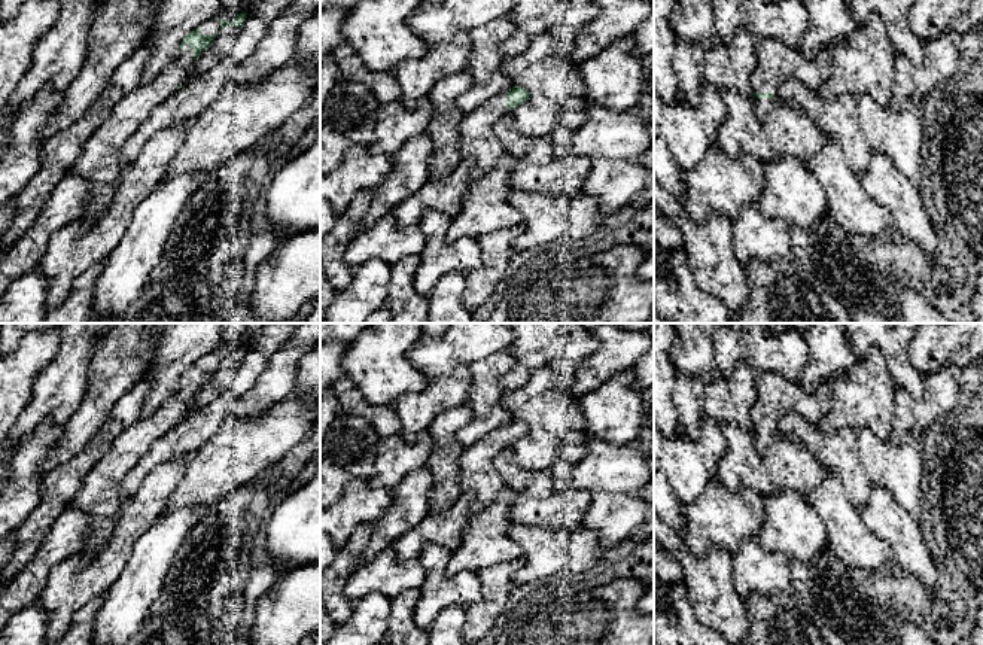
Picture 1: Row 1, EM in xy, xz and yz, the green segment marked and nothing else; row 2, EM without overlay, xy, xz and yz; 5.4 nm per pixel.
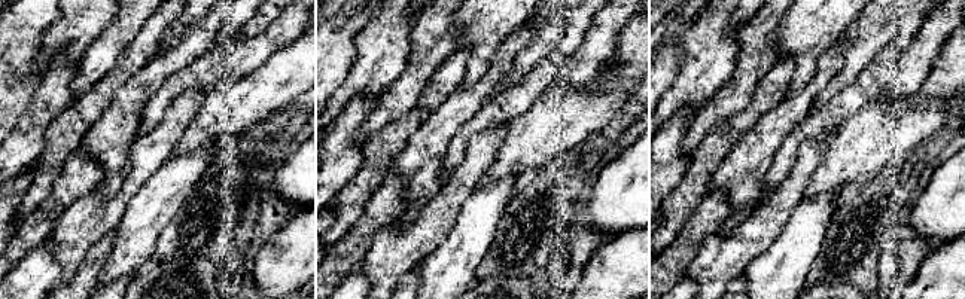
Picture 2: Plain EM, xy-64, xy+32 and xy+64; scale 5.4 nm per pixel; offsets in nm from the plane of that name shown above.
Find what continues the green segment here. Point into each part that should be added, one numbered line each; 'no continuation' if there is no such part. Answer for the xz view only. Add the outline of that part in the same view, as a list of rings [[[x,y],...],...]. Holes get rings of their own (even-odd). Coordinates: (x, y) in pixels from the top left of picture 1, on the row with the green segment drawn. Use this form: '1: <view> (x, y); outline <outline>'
1: xz (477, 137); outline [[[502,92],[483,103],[478,109],[466,113],[460,124],[459,142],[463,158],[477,161],[471,182],[489,174],[505,155],[505,149],[494,134],[494,127],[512,110],[505,106],[508,94]]]

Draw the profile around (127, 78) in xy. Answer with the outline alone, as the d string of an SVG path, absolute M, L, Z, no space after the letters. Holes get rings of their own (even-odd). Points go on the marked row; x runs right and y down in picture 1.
M150 37L116 69L101 94L74 125L57 131L43 142L37 173L15 195L13 219L1 237L3 249L7 250L34 223L89 136L109 118L124 97L140 86L143 67L152 48L153 39Z

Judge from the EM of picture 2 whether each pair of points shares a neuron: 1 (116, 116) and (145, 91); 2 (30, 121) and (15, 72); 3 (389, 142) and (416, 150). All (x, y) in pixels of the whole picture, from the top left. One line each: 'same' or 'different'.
1: same
2: different
3: different

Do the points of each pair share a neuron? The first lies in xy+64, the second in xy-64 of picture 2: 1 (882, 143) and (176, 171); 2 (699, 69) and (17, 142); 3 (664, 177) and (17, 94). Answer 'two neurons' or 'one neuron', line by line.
1: two neurons
2: two neurons
3: two neurons

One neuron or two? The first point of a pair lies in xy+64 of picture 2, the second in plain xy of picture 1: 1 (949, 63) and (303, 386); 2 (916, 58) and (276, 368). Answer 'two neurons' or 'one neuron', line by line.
1: one neuron
2: one neuron

